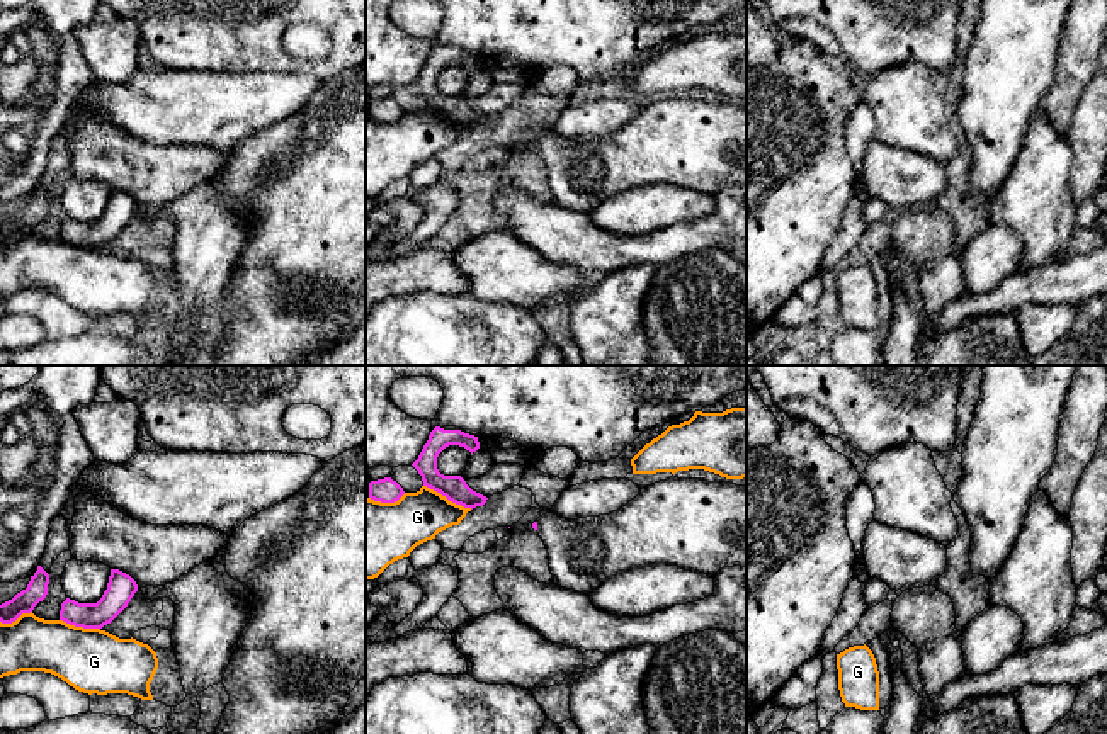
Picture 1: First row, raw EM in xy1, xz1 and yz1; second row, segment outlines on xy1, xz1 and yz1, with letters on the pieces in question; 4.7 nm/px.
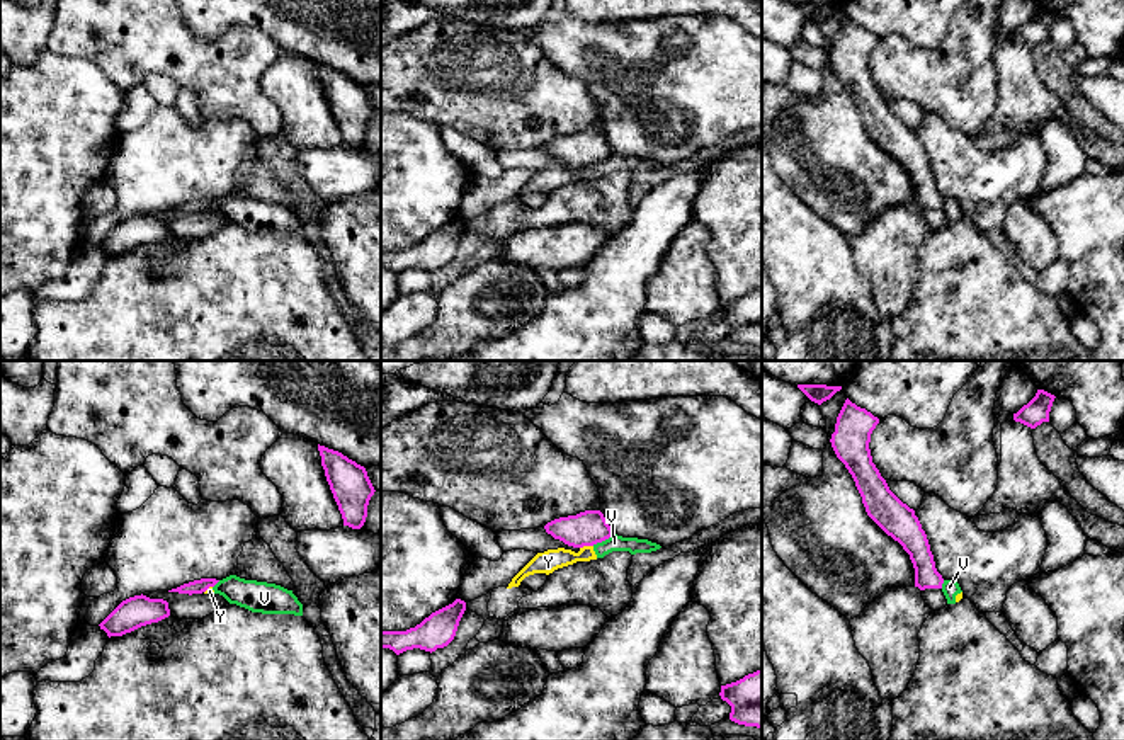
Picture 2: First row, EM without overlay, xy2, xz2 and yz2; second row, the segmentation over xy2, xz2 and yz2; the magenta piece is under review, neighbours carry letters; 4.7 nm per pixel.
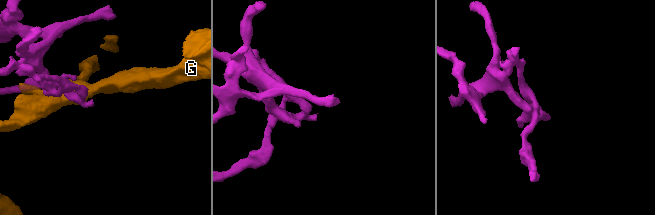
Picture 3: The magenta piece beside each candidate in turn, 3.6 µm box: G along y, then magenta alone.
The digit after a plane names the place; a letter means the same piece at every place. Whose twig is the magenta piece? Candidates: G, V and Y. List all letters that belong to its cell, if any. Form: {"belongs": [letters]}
{"belongs": []}

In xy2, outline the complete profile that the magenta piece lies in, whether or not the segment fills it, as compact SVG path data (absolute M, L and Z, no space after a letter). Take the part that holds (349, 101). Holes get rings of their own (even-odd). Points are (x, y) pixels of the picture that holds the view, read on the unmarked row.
M318 63L318 70L343 145L360 148L367 136L369 119L376 111L366 87L325 65Z

